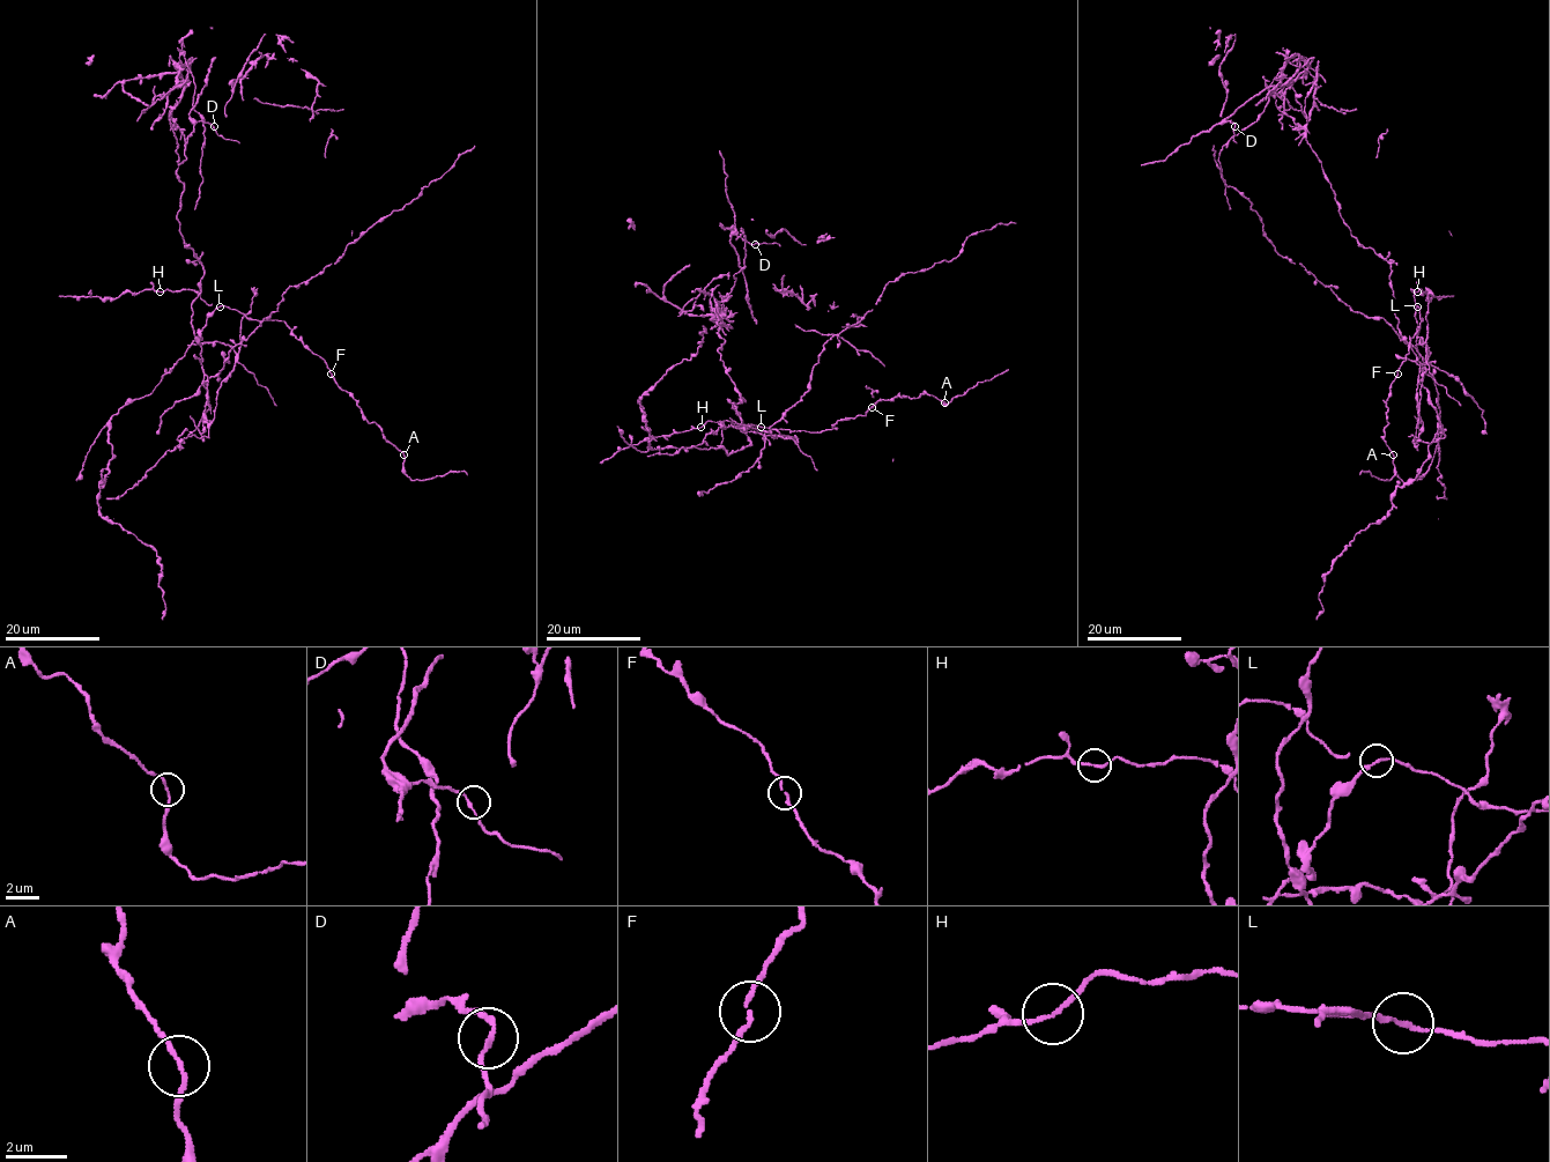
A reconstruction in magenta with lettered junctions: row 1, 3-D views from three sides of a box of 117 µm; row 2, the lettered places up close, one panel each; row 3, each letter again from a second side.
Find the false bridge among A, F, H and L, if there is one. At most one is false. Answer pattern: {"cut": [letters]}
{"cut": ["L"]}

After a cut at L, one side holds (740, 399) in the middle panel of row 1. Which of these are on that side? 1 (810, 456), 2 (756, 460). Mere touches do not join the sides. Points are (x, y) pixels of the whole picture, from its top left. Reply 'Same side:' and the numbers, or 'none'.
Same side: 1

